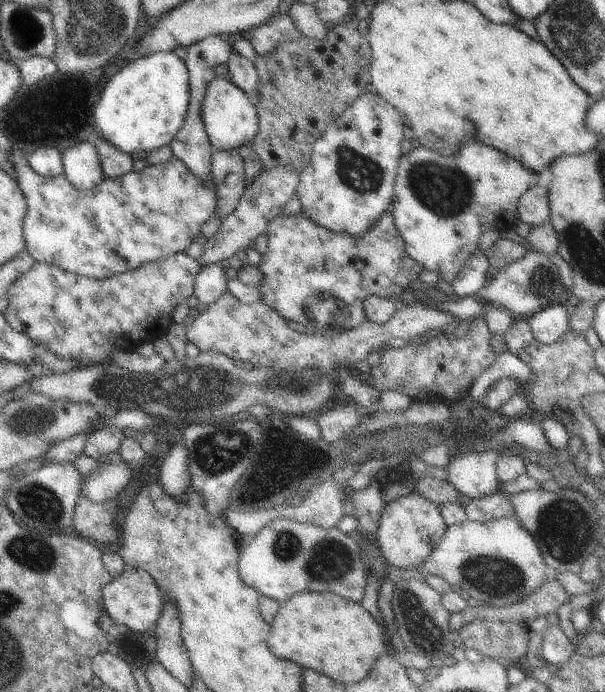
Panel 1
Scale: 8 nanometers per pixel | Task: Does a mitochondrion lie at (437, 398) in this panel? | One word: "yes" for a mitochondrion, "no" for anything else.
no

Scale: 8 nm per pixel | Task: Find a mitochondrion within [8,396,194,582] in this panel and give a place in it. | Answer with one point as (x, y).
(43, 507)

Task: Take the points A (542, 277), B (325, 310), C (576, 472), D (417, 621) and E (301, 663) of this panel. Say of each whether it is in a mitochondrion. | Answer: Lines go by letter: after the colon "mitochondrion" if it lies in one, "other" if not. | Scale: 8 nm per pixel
A: mitochondrion
B: mitochondrion
C: other
D: mitochondrion
E: other

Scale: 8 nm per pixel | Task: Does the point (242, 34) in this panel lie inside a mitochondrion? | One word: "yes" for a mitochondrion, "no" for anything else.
no

